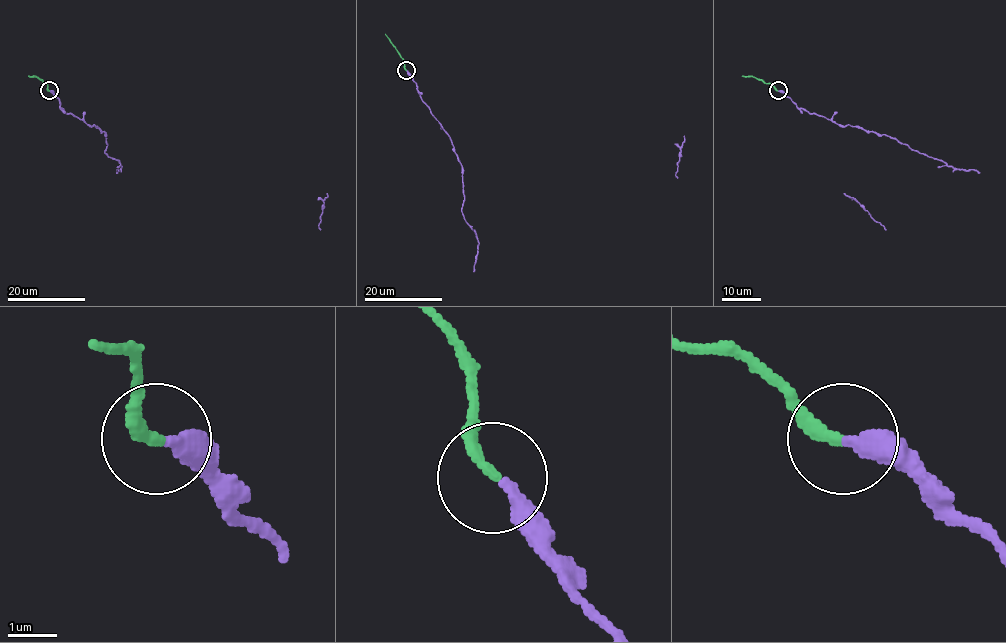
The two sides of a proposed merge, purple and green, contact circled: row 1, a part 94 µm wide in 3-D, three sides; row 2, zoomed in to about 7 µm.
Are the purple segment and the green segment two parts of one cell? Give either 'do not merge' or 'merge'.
do not merge

